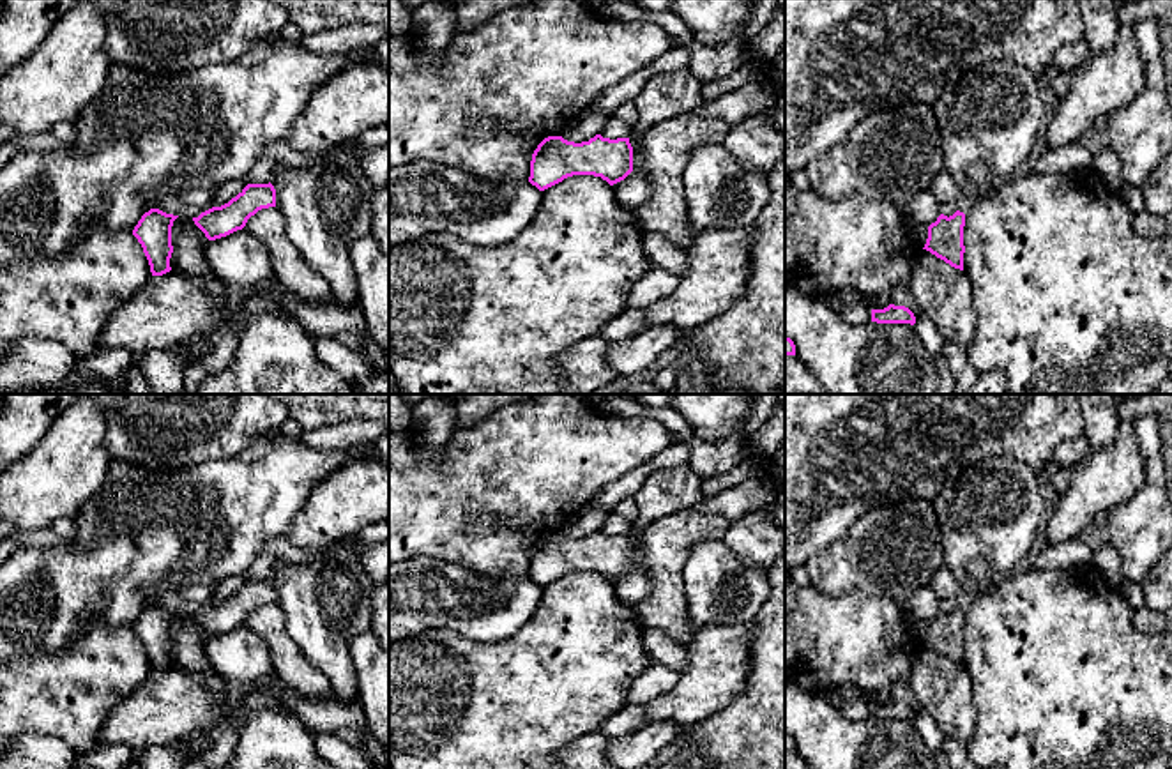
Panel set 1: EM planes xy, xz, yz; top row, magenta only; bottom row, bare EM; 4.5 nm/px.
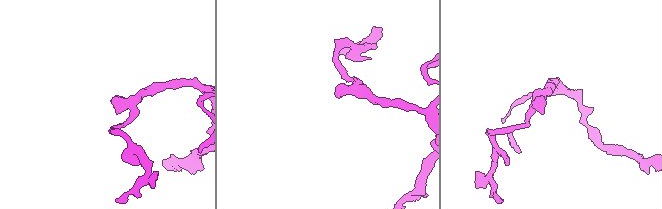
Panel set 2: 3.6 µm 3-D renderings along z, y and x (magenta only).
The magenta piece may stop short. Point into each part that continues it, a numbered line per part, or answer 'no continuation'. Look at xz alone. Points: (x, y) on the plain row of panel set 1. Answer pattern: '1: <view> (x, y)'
no continuation

